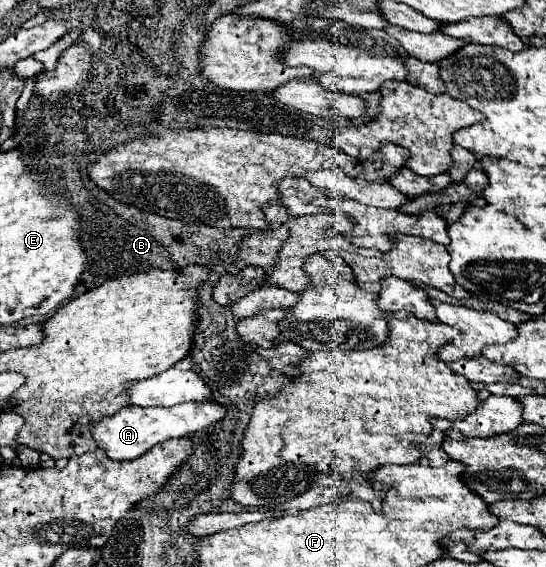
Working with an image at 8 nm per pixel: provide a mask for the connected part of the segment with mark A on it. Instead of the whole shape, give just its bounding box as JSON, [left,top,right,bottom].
[93,401,227,461]

